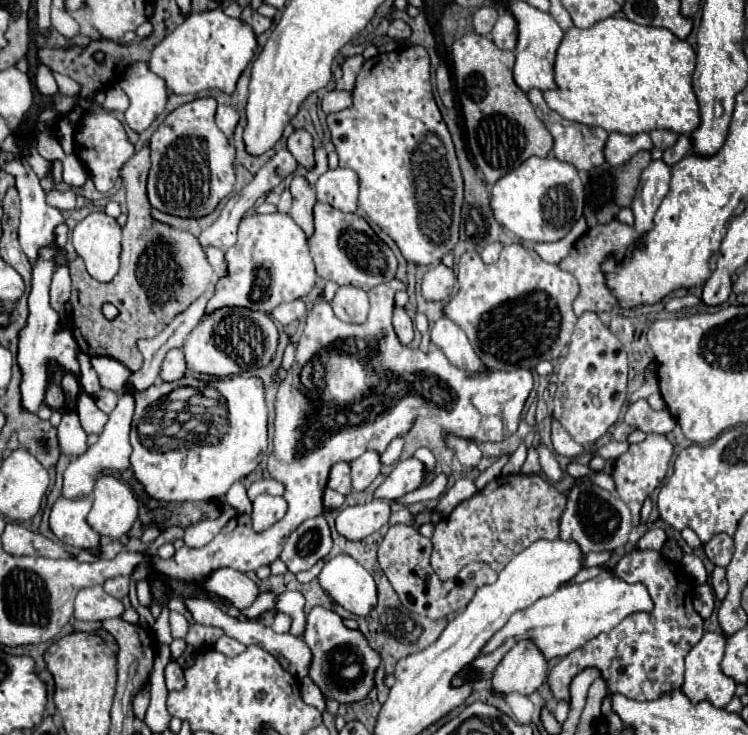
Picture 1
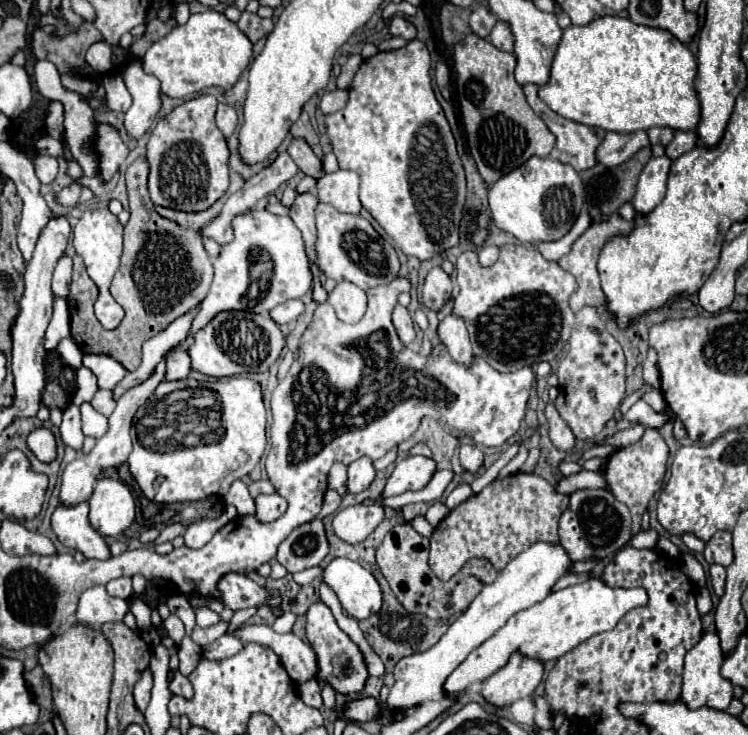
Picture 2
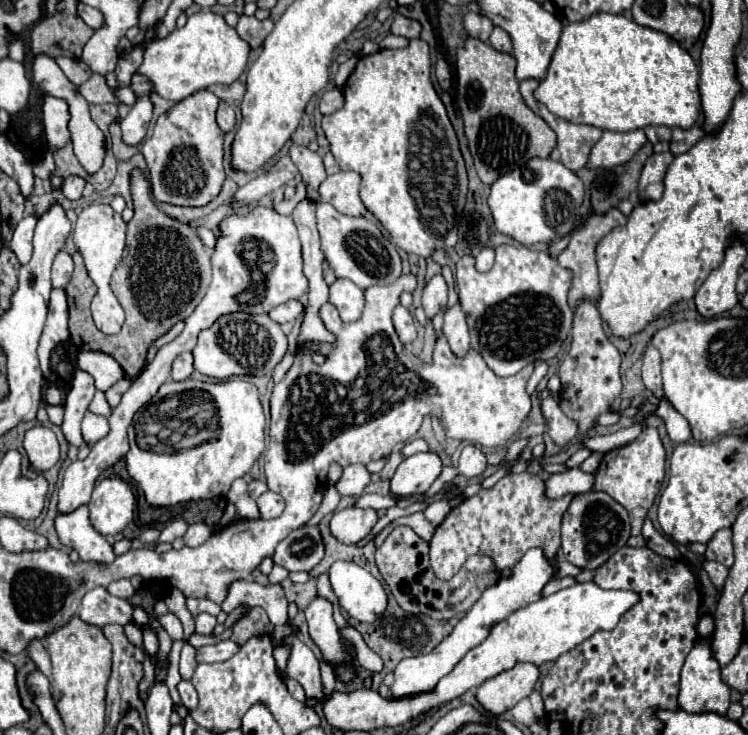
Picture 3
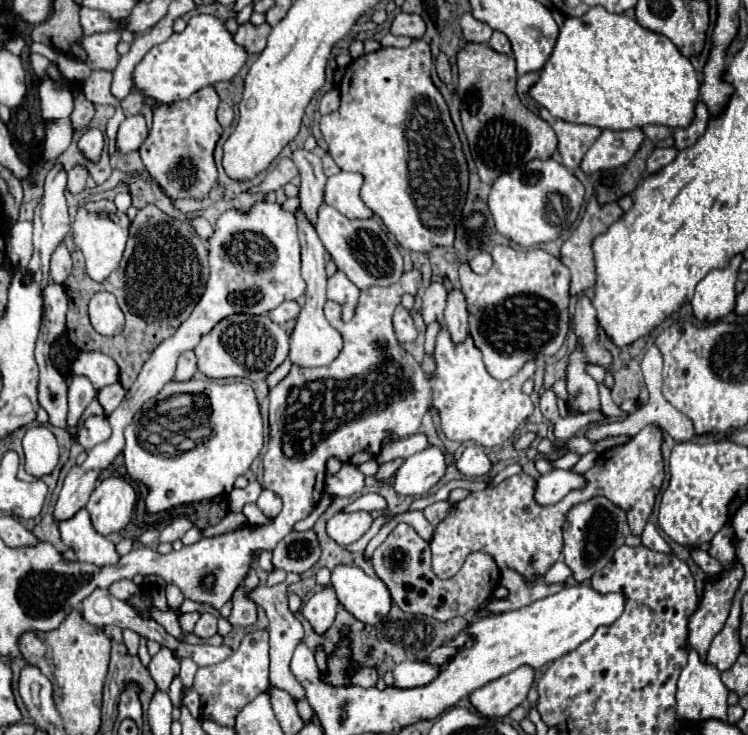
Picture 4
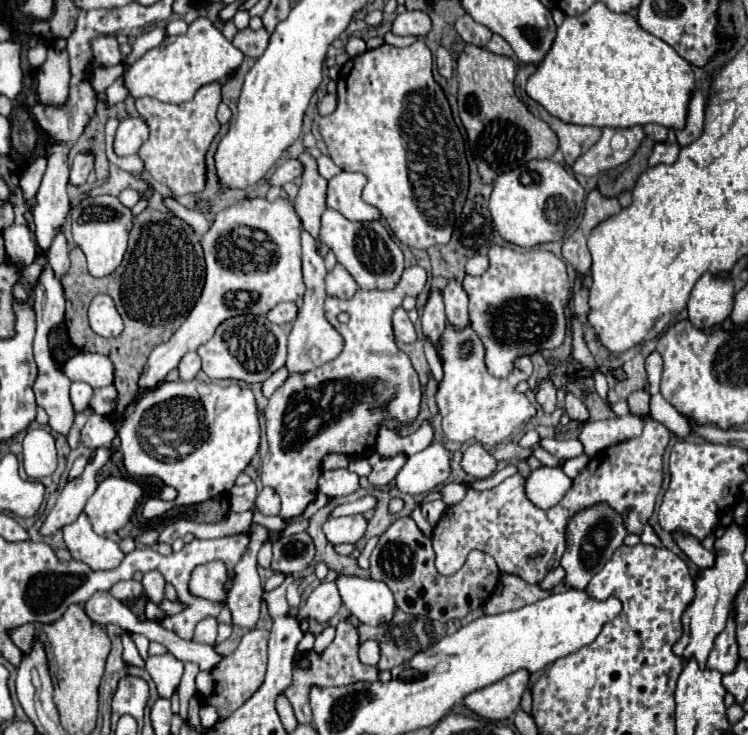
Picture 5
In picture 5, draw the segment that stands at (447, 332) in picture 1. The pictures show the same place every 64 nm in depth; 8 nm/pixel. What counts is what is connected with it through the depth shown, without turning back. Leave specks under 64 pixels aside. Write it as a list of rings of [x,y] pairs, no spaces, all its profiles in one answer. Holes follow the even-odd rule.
[[[456,278],[448,280],[446,288],[442,290],[442,298],[448,322],[454,326],[464,326],[468,322],[468,294],[464,292],[462,284],[458,284]]]

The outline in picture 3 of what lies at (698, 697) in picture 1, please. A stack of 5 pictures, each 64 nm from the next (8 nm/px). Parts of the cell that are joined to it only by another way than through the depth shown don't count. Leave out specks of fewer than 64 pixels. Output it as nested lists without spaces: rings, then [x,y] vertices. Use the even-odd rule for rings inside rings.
[[[710,638],[700,640],[688,654],[686,664],[680,674],[680,694],[678,694],[678,708],[690,714],[702,714],[702,712],[716,712],[716,714],[726,714],[730,706],[730,688],[728,684],[722,682],[720,678],[720,666],[712,658],[710,650]]]

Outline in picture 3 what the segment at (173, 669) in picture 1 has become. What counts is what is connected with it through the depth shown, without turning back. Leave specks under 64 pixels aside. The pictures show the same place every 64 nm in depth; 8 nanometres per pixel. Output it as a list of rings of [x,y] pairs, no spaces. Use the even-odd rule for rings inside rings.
[[[182,680],[182,682],[178,684],[178,692],[180,692],[180,698],[182,698],[184,706],[186,706],[186,708],[190,708],[190,710],[194,710],[194,708],[196,708],[196,704],[198,704],[196,688],[194,688],[190,682]]]

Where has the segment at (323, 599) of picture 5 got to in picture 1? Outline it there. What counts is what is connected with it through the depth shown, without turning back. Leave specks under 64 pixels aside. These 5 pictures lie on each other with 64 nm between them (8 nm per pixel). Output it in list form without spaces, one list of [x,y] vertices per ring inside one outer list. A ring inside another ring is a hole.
[[[314,606],[306,620],[304,640],[314,654],[308,676],[322,690],[324,698],[332,698],[344,704],[366,698],[366,694],[374,686],[374,670],[380,666],[380,658],[376,650],[372,650],[370,644],[364,640],[362,632],[344,628],[342,618],[334,610]]]

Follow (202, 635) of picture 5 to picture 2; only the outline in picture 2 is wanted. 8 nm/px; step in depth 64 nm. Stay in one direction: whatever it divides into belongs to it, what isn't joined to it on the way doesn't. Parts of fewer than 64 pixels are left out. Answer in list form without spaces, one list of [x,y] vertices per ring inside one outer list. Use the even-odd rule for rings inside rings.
[[[198,608],[198,610],[196,610],[196,624],[198,624],[200,628],[210,628],[210,626],[216,624],[216,622],[220,622],[220,618],[218,618],[216,612],[212,612],[212,610],[208,610],[208,608]]]

